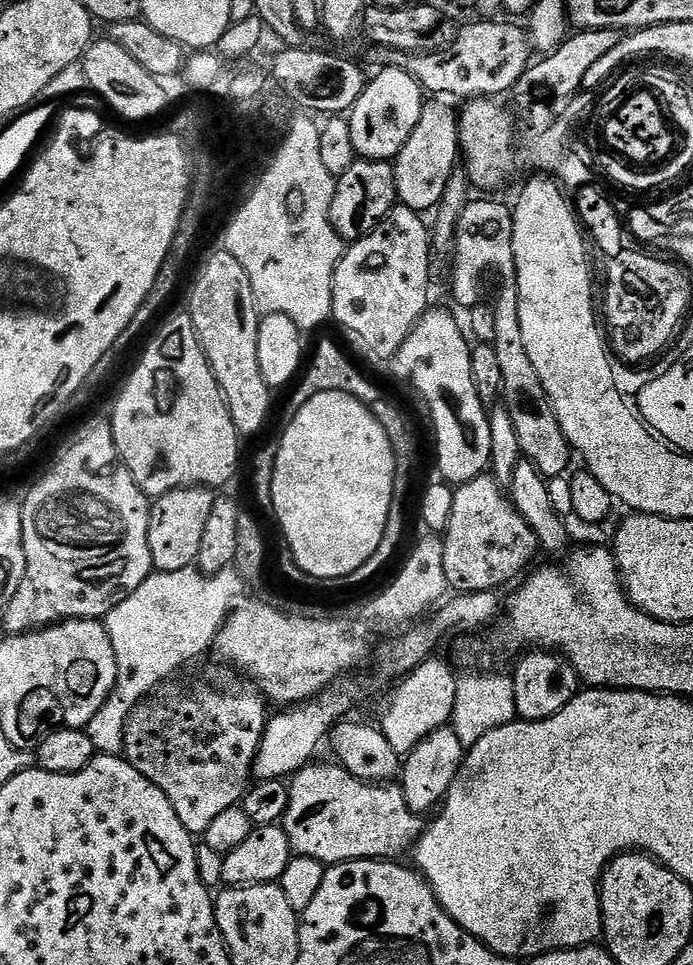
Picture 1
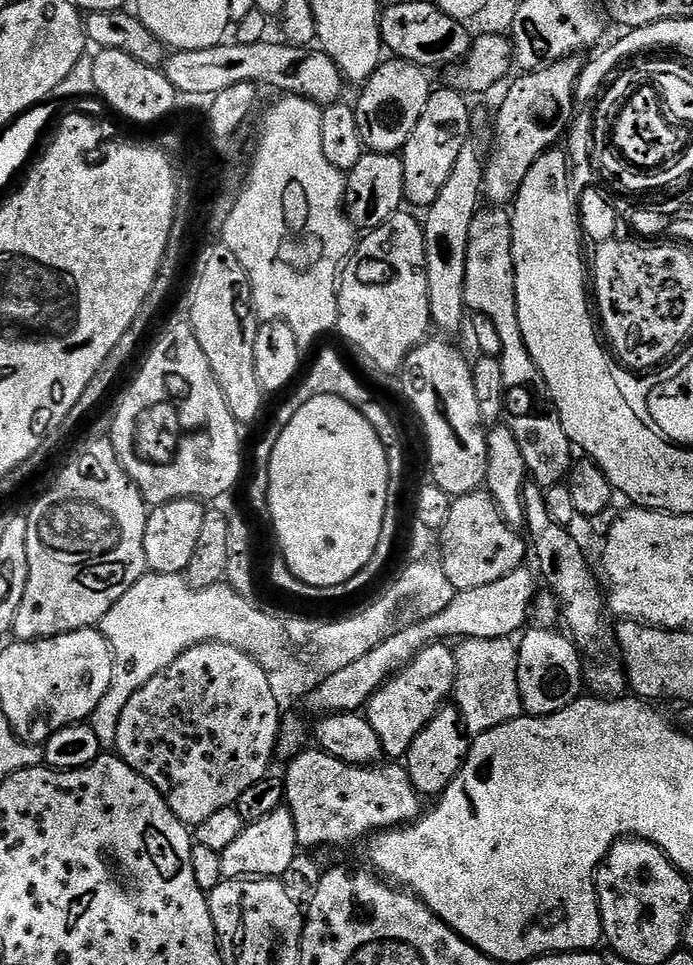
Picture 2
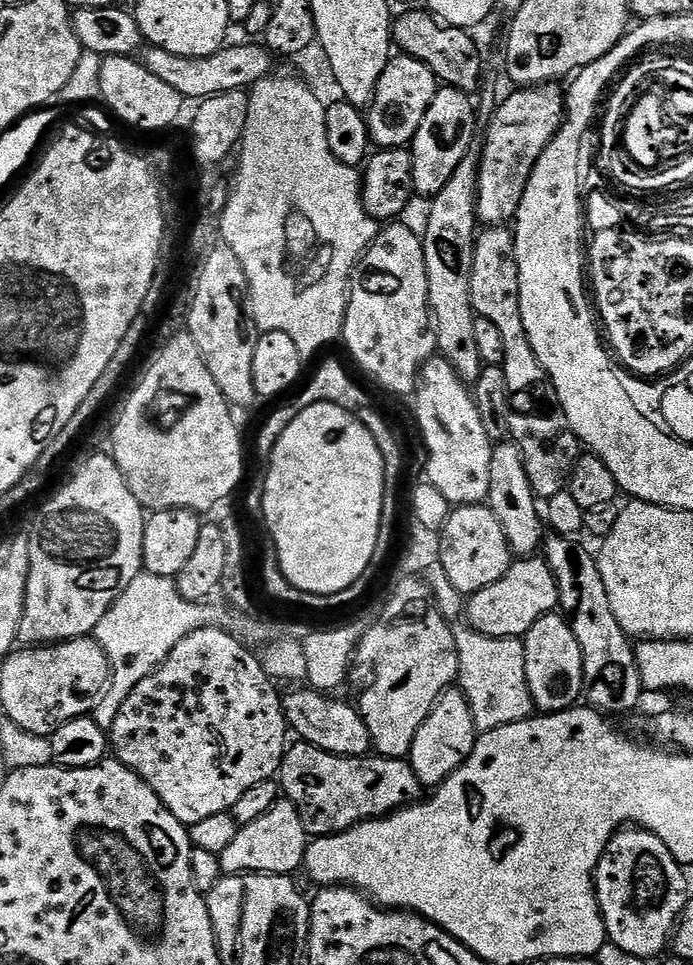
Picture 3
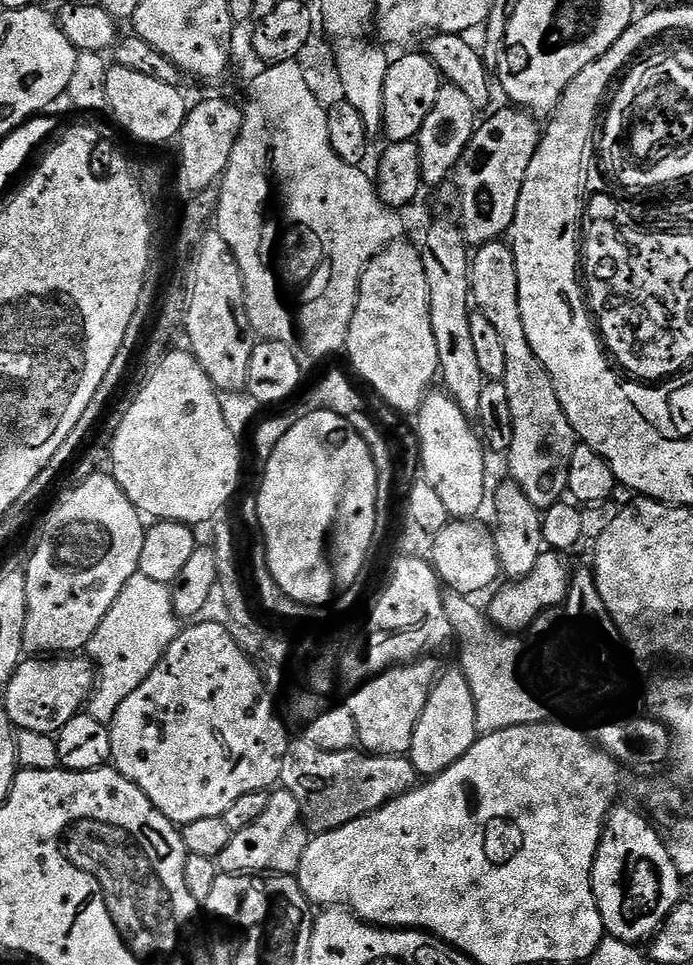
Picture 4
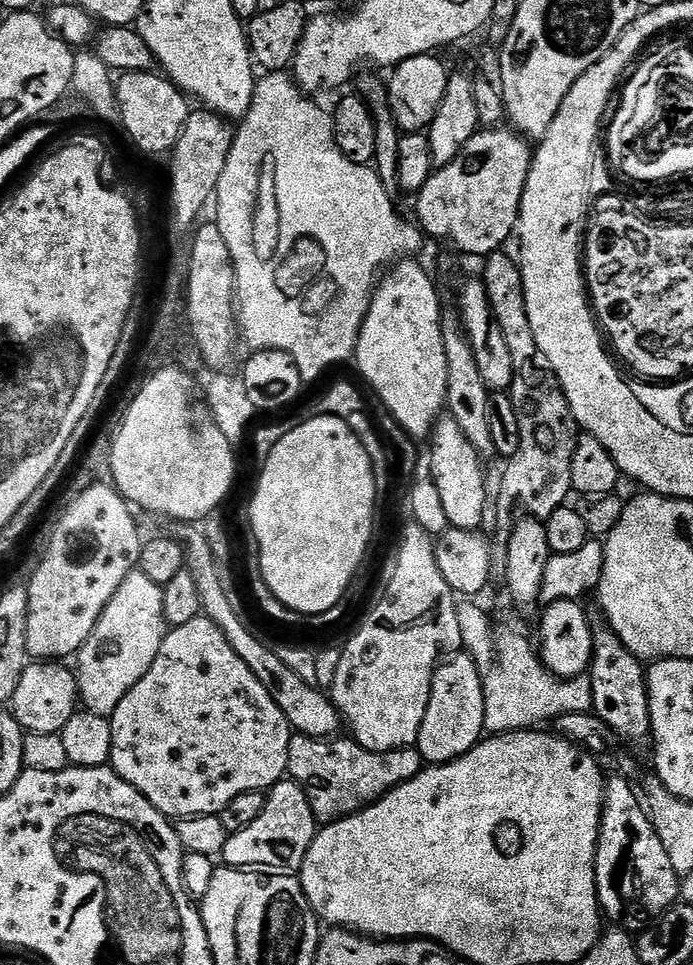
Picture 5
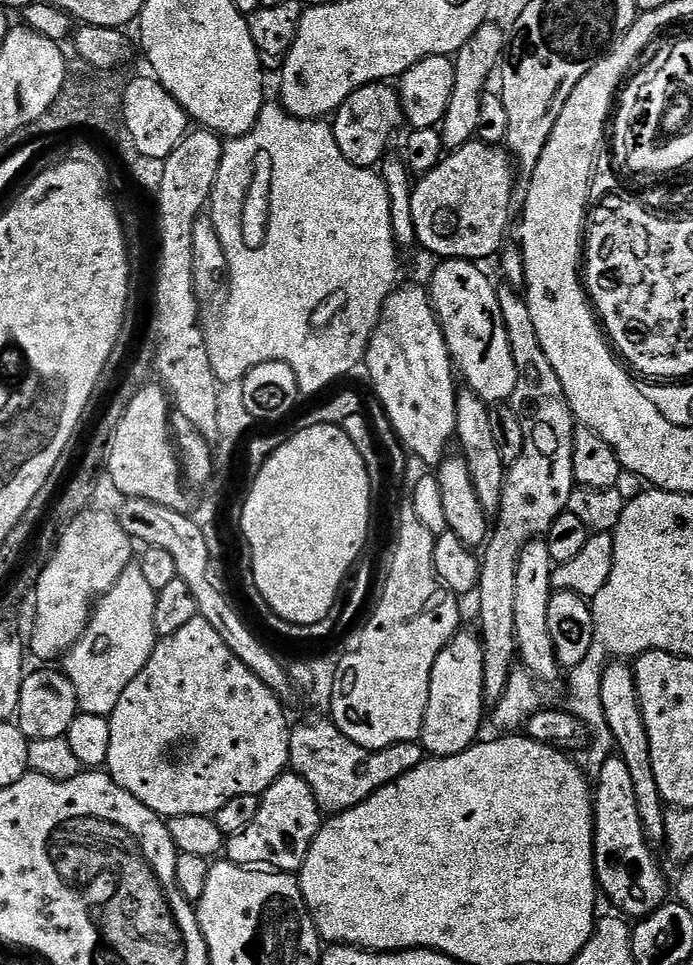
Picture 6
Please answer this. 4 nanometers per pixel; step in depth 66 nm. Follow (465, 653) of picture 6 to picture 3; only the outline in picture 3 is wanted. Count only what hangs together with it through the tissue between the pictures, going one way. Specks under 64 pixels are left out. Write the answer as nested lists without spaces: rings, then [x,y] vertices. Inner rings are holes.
[[[458,688],[445,691],[436,701],[426,722],[419,727],[408,755],[409,764],[417,774],[420,784],[426,788],[436,788],[443,784],[473,752],[477,735],[473,715],[463,692]]]

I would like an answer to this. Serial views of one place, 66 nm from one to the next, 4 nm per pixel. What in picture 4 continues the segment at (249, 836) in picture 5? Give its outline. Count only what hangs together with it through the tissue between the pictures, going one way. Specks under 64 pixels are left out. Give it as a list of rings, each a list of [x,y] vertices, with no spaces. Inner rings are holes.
[[[276,790],[269,795],[266,810],[246,830],[232,833],[230,846],[222,850],[218,857],[218,868],[224,874],[292,874],[302,862],[302,854],[306,850],[310,833],[304,824],[304,815],[298,806],[298,798],[283,790]]]

